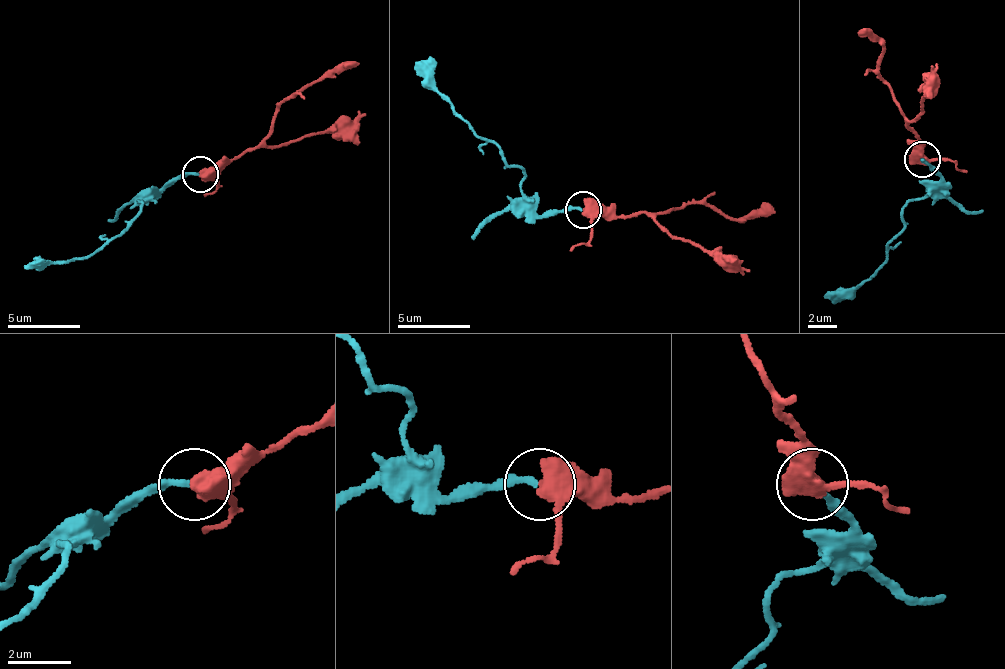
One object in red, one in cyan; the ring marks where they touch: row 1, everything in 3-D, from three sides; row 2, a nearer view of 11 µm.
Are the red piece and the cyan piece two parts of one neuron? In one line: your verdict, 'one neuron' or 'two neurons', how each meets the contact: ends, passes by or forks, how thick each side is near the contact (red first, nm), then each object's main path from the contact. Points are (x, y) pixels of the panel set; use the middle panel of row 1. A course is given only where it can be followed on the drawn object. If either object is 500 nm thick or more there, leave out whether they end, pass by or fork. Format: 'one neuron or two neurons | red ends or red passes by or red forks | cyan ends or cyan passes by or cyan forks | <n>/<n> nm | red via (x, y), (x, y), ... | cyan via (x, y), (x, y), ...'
one neuron | 500/200 nm | red via (583, 208), (597, 208), (619, 216), (690, 204), (711, 205), (725, 217), (774, 206) | cyan via (580, 209), (538, 213), (525, 193), (524, 173), (512, 167), (473, 130), (427, 72), (414, 60)

